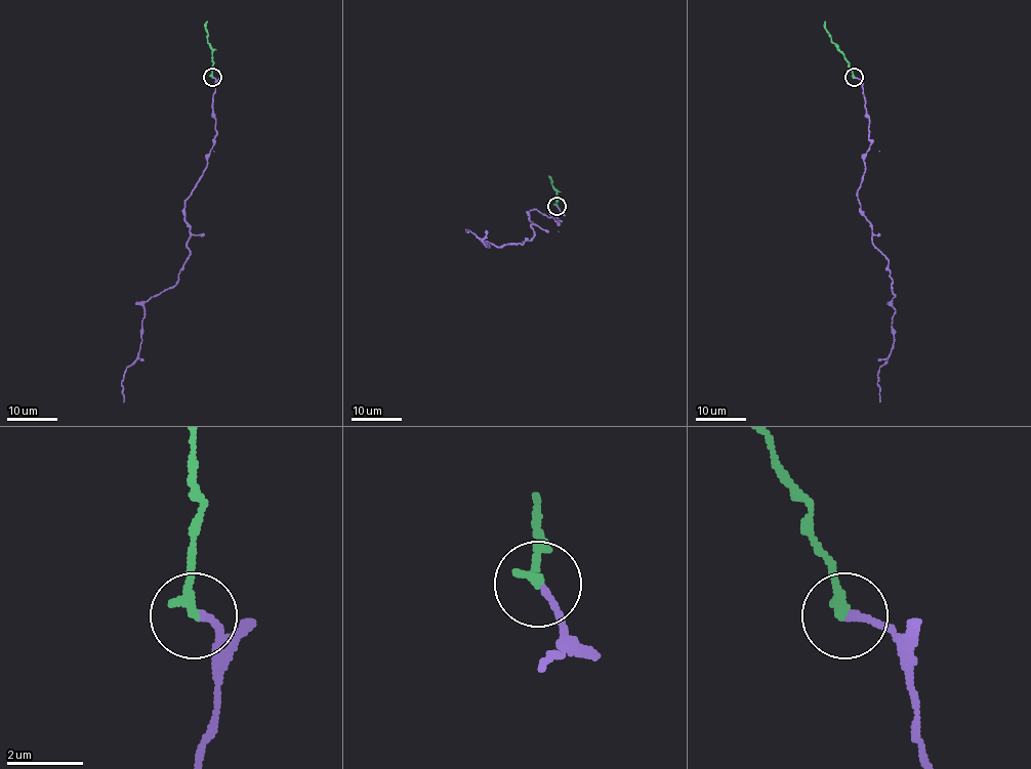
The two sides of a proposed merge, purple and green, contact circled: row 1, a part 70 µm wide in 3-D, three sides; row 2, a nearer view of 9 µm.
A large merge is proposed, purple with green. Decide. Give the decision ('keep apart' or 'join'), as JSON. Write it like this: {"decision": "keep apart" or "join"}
{"decision": "join"}

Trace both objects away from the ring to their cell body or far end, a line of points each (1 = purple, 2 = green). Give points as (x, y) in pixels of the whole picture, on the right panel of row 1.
1: (854, 77), (870, 145), (858, 200), (888, 261), (896, 310), (880, 401)
2: (854, 77), (843, 54), (832, 42), (825, 22)

